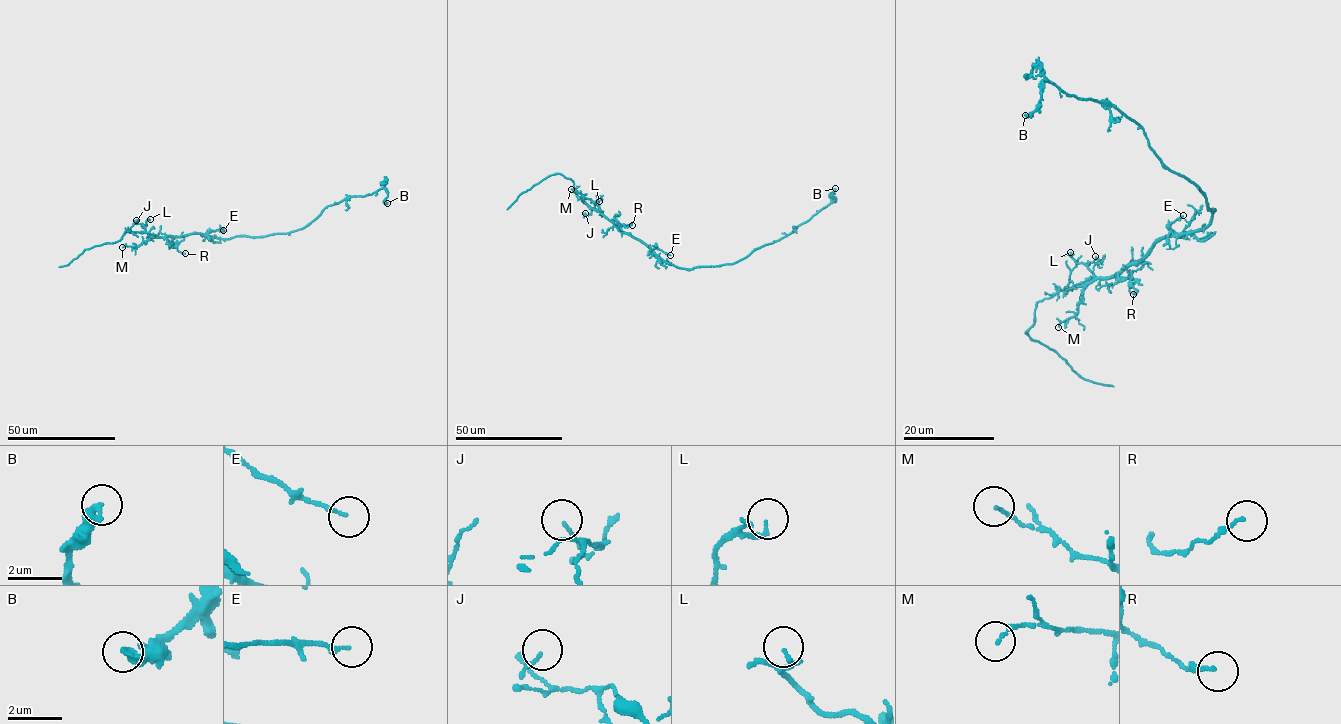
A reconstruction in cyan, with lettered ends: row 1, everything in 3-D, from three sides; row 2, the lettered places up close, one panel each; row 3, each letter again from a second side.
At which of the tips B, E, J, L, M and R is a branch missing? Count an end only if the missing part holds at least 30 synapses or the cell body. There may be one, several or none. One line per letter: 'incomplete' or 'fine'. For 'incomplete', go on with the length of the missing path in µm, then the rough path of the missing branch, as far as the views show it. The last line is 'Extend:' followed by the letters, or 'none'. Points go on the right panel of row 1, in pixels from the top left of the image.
B: fine
E: fine
J: fine
L: fine
M: fine
R: fine
Extend: none

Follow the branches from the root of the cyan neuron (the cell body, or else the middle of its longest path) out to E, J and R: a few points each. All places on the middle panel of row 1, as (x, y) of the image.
E: (667, 263), (653, 250), (658, 248), (670, 255)
J: (667, 263), (639, 240), (621, 232), (597, 210), (593, 208), (588, 215), (585, 213)
R: (667, 263), (639, 240), (623, 233), (613, 221), (625, 227), (632, 225)

